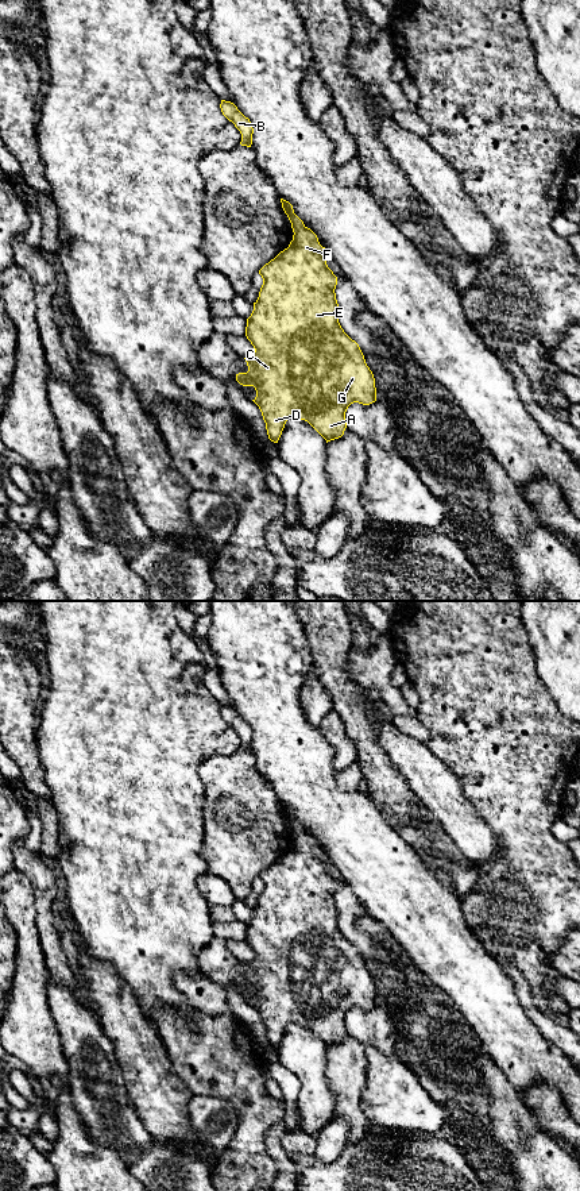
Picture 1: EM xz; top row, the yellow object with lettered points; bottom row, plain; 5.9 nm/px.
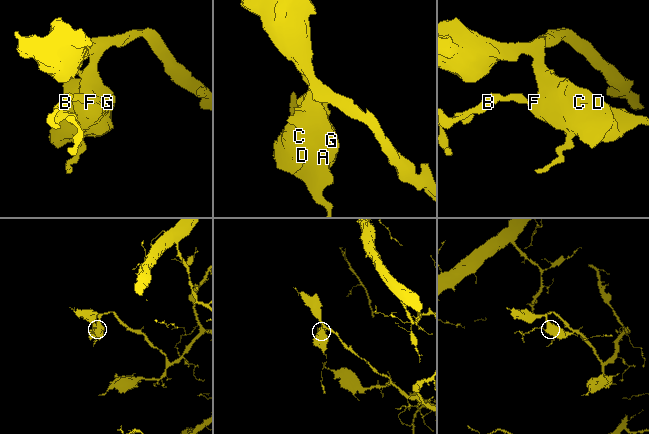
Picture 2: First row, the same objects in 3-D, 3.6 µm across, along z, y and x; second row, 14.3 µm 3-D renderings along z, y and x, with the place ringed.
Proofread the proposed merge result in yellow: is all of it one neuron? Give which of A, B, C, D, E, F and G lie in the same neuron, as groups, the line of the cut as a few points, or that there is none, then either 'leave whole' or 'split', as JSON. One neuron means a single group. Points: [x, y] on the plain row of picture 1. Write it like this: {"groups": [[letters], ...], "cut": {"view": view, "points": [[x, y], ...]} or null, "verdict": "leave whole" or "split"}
{"groups": [["A", "C", "D", "E", "F", "G"], ["B"]], "cut": {"view": "xz", "points": [[305, 832], [294, 837]]}, "verdict": "split"}

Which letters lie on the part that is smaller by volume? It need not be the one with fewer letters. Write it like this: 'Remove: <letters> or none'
Remove: B

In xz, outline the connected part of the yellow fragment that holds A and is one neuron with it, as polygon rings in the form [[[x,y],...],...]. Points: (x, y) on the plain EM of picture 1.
[[[305,832],[294,837],[287,853],[259,875],[263,890],[245,932],[245,941],[255,957],[244,963],[248,976],[236,979],[236,986],[243,991],[255,992],[256,1002],[252,1006],[259,1011],[268,1044],[274,1048],[278,1048],[286,1026],[294,1021],[308,1026],[326,1048],[339,1044],[347,1033],[348,1011],[353,1007],[370,1010],[376,1006],[374,979],[359,949],[344,937],[339,928],[339,909],[335,898],[337,882],[326,870],[328,860],[317,840]]]

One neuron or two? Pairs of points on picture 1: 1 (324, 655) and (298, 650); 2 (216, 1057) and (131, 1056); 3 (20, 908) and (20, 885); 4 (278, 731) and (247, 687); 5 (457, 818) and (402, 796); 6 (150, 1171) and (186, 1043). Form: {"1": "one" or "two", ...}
{"1": "two", "2": "two", "3": "one", "4": "one", "5": "two", "6": "two"}

